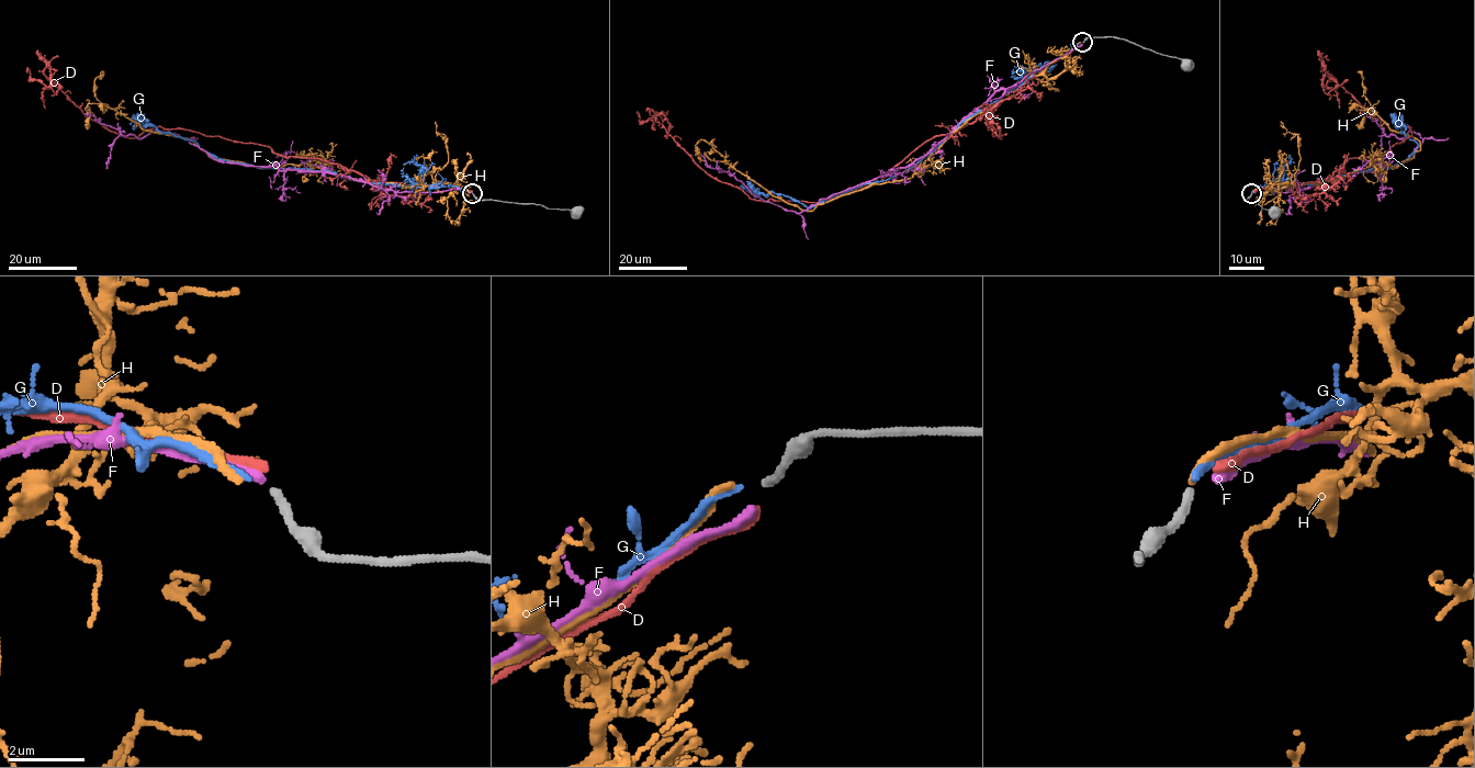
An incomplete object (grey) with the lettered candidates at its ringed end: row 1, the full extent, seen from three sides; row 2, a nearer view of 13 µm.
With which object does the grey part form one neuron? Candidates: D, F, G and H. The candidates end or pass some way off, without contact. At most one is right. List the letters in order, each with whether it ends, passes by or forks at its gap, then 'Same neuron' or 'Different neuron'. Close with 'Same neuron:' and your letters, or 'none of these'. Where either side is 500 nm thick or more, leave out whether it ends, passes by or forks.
D: It ends there. Different neuron
F: It ends there. Different neuron
G: It ends there. Same neuron
H: It ends there. Different neuron
Same neuron: G

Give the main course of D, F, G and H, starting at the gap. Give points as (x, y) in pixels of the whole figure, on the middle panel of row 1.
D: (1082, 44), (878, 182), (825, 202), (757, 201), (706, 173), (663, 114), (640, 122), (637, 111)
F: (1081, 44), (1015, 86), (998, 89), (907, 166), (799, 213), (765, 202), (725, 171), (709, 167), (694, 150)
G: (1081, 42), (971, 113), (916, 164), (887, 179), (836, 194), (810, 207), (783, 194), (765, 195), (740, 188)
H: (1080, 42), (969, 117), (911, 178), (870, 183), (812, 211), (773, 196), (705, 142), (696, 149)

